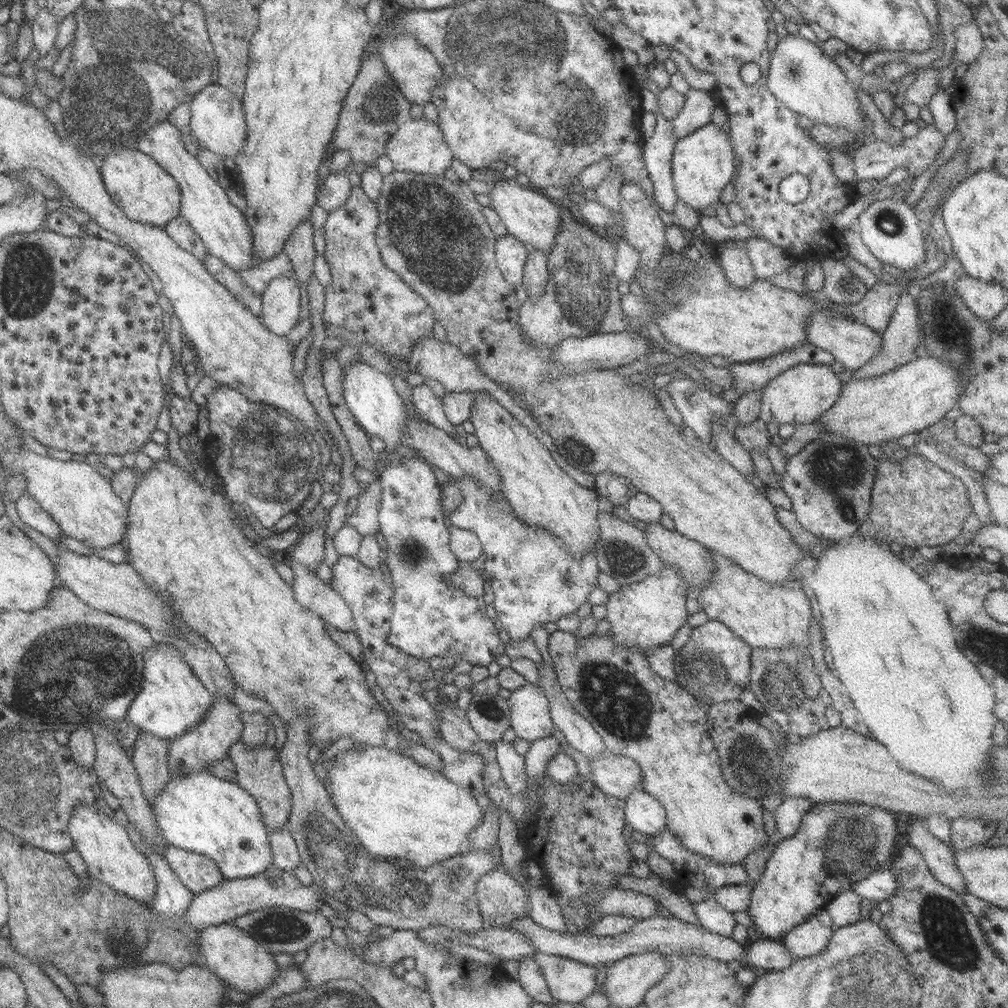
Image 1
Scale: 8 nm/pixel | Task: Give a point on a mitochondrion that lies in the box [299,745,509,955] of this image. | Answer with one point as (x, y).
(316, 837)

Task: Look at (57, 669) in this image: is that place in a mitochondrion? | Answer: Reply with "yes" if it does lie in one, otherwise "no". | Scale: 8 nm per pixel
yes

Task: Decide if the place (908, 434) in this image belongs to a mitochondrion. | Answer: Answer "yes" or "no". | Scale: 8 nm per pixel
no

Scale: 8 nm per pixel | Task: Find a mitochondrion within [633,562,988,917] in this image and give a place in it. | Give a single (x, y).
(849, 840)

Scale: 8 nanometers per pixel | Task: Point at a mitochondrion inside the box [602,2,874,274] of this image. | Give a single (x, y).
(795, 73)

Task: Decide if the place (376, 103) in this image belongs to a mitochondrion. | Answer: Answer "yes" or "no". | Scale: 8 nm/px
yes

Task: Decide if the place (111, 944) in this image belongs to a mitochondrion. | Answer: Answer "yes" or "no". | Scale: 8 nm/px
yes

